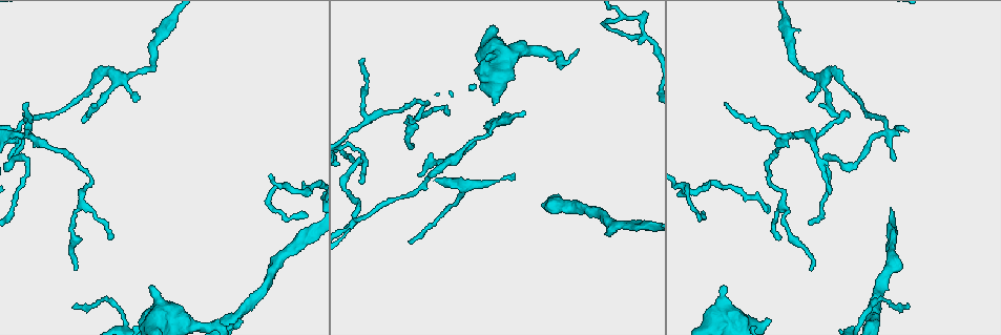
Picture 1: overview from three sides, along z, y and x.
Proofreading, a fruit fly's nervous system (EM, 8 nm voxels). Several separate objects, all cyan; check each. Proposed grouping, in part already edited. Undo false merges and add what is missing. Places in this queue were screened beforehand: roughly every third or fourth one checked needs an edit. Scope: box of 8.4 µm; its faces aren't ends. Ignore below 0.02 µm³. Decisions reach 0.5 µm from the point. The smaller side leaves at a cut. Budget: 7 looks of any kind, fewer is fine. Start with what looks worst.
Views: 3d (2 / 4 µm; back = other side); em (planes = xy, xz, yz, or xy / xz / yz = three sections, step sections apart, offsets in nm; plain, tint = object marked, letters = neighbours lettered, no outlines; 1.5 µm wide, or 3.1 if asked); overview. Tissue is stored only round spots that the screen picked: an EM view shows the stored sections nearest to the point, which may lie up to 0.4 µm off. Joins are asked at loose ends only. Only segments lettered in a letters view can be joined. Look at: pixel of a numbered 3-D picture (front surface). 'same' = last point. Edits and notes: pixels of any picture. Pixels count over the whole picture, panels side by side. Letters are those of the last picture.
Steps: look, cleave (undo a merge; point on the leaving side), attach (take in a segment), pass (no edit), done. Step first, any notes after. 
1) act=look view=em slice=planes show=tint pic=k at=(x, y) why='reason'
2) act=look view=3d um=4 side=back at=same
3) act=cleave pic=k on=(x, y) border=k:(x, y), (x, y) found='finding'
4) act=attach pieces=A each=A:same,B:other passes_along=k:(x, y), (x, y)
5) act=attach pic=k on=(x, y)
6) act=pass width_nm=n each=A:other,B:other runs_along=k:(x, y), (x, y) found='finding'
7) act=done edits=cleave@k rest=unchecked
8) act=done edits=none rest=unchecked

act=look view=em slice=planes show=letters pic=1 at=(489, 57) why='thick end'

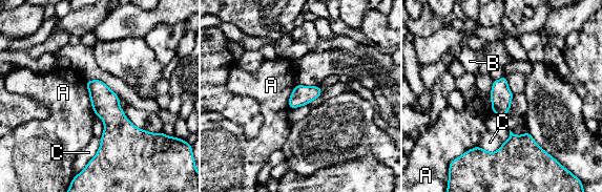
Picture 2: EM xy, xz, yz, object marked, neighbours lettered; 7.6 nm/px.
act=pass each=A:other,B:other,C:other border=2:(85, 81), (90, 106), (96, 114) found='no lettered segment goes on from it'

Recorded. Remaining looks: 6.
act=look view=em slice=planes show=tint pic=1 at=(355, 221) why='three-way junction'

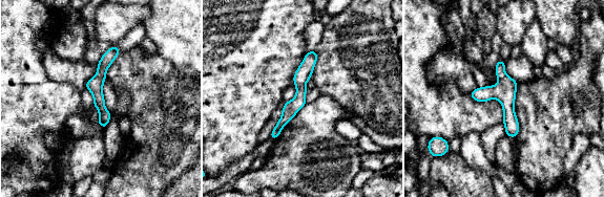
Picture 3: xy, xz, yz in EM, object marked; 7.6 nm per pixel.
act=look view=em slice=planes show=letters at=same why='what lies round it'

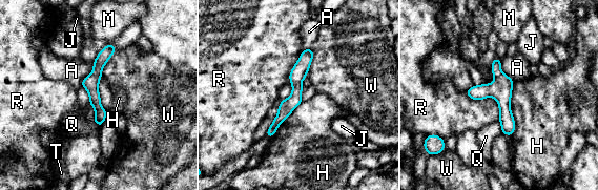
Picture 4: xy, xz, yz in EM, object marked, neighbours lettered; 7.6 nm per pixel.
act=pass each=A:other,H:other,J:other,M:other,Q:other,R:other,T:other,W:other border=4:(514, 81), (514, 132), (510, 135) found='all the same cell'

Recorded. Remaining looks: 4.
act=look view=em slice=xz step=8 show=letters pic=1 at=(28, 102) why='branch stops here'

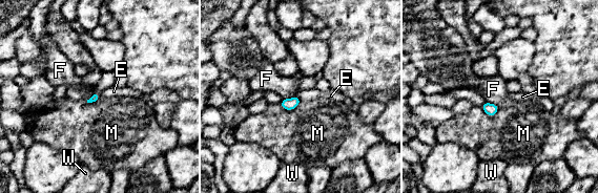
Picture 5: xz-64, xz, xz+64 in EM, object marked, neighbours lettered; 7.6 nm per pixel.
act=pass each=E:other,F:other,M:other,W:other border=5:(100, 94), (95, 101), (86, 102) found='none of them fits'

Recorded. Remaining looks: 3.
act=done edits=none rest=unchecked

